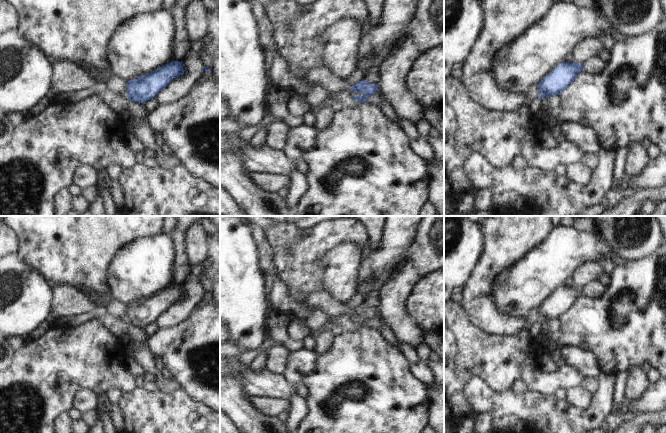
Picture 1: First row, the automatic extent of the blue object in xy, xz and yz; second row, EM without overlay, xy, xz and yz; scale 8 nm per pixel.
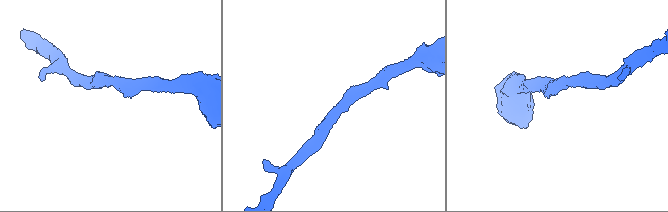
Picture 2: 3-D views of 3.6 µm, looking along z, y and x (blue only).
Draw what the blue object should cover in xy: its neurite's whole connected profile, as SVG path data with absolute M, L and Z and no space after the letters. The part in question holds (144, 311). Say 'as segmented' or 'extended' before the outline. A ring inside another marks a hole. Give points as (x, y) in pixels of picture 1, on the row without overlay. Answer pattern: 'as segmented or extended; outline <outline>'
as segmented; outline M172 285L145 299L140 299L126 307L126 321L132 326L143 328L156 320L168 307L184 298L182 286Z

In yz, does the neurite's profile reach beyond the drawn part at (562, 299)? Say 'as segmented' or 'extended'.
as segmented

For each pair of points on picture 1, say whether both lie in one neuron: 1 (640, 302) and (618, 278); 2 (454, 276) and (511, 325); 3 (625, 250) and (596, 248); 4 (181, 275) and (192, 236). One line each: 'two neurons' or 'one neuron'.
1: one neuron
2: two neurons
3: two neurons
4: two neurons

